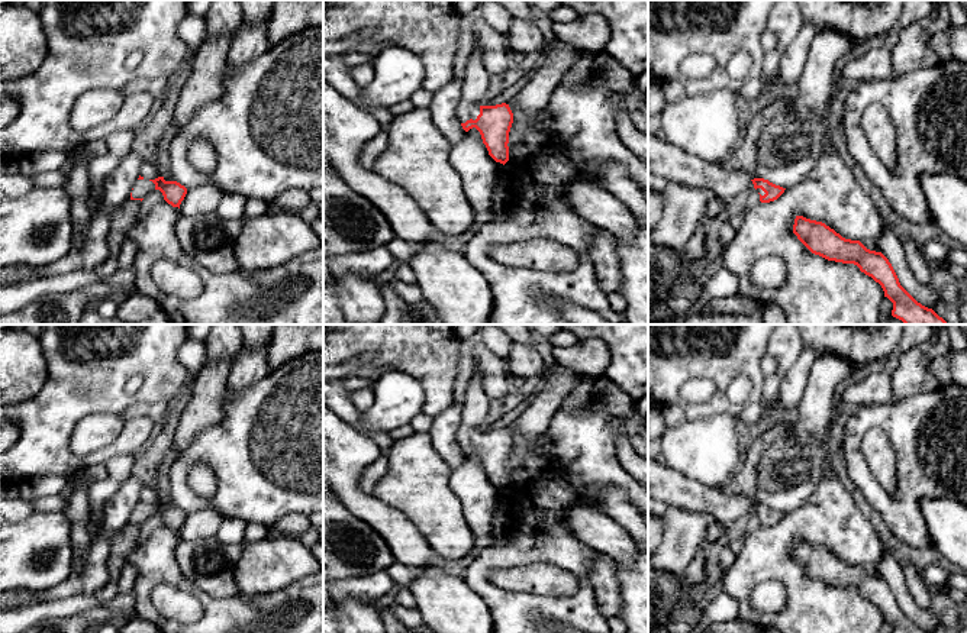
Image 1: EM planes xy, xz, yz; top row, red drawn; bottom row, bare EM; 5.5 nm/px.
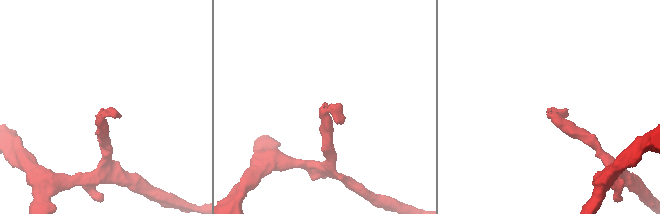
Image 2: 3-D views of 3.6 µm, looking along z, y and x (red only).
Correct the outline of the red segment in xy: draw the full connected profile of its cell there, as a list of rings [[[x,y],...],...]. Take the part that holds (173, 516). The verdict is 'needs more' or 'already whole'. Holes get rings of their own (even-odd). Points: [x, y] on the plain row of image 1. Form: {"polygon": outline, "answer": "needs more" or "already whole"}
{"polygon": [[[139,500],[135,507],[130,524],[144,524],[154,514],[159,514],[164,520],[164,524],[173,532],[178,532],[187,519],[187,513],[177,506],[165,506],[164,501],[158,501],[155,504],[144,503]]], "answer": "needs more"}

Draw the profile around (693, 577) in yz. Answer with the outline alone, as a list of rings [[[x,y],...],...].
[[[719,521],[713,523],[709,527],[702,548],[684,569],[681,575],[683,584],[677,600],[674,601],[674,614],[677,614],[686,604],[693,601],[696,595],[706,587],[705,546],[715,542],[721,536],[722,527],[723,524],[721,524]]]

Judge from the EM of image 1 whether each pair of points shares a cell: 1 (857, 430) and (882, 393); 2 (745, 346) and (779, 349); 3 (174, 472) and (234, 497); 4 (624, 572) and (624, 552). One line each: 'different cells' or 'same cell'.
1: different cells
2: different cells
3: same cell
4: different cells

